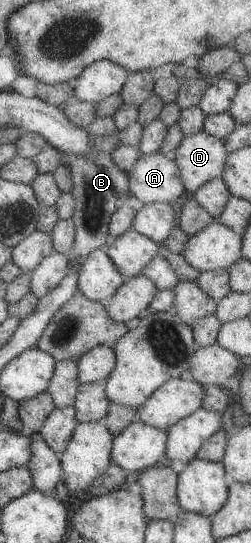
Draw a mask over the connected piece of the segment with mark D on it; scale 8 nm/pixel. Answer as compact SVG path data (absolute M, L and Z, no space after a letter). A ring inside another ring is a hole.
M201 130L184 135L174 149L174 164L187 194L193 193L207 180L221 176L227 150L223 141Z

